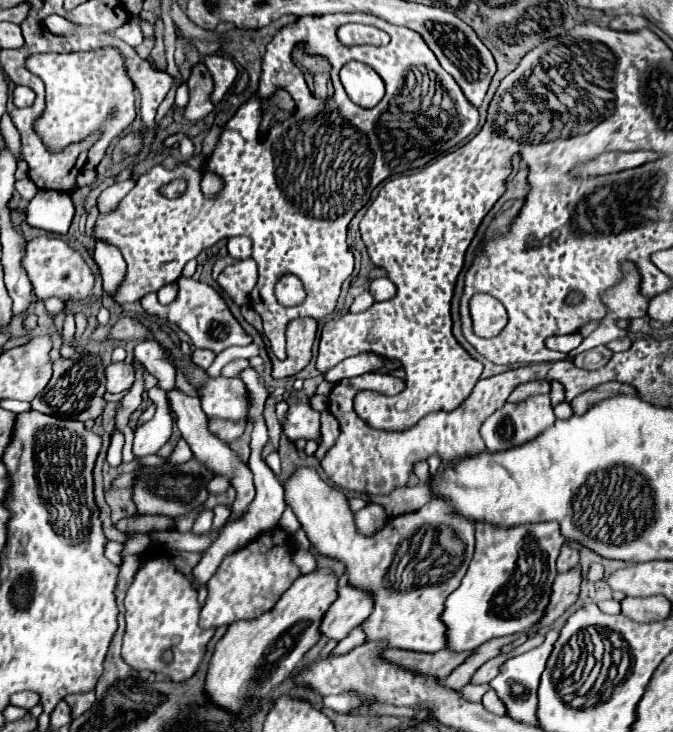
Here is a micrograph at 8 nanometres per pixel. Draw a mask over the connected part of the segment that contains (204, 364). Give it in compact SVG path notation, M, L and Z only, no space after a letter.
M193 349L193 353L191 353L191 361L199 369L207 369L213 363L213 359L215 359L215 355L211 351L207 351L207 349Z

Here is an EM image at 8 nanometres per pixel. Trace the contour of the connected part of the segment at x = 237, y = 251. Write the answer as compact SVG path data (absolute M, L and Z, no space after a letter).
M231 237L227 243L229 255L233 259L249 259L251 257L251 239L247 237Z

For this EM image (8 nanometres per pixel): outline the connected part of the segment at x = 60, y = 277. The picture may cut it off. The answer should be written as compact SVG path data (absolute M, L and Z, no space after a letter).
M35 237L27 243L27 255L23 259L23 267L27 269L27 275L37 289L37 299L45 301L49 297L57 297L65 303L85 299L95 283L95 275L91 267L85 263L81 253L73 247L69 247L59 237Z

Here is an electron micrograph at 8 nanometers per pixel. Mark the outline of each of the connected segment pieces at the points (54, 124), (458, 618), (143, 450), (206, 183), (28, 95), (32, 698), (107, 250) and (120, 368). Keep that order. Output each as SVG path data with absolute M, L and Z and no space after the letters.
M109 46L85 53L39 53L27 59L27 69L41 77L47 91L45 111L33 123L47 151L63 151L99 131L101 137L89 147L85 163L85 169L95 169L105 157L109 143L135 119L135 85L118 48Z
M477 523L475 555L461 585L447 597L441 615L447 625L447 649L477 649L495 637L529 633L545 615L551 585L557 577L555 559L565 543L559 523L529 523L511 529Z
M153 387L153 389L149 389L149 399L157 405L157 413L151 421L147 421L135 429L135 439L133 439L135 457L145 457L145 455L157 453L157 449L161 449L169 441L171 429L173 429L171 409L169 409L165 391L161 391L161 387Z
M213 173L205 175L205 177L203 177L203 181L201 181L201 189L205 191L205 195L207 195L207 197L213 197L221 187L223 187L221 179L219 179L217 175L213 175Z
M15 87L13 91L13 103L15 107L29 107L35 101L35 93L29 87Z
M23 691L23 693L17 693L17 695L11 695L9 697L9 703L11 705L17 705L17 707L23 707L23 709L31 709L39 703L39 695L31 693L31 691Z
M97 241L93 259L95 259L95 263L101 269L105 293L109 297L113 297L117 293L121 281L125 279L125 271L127 271L127 265L125 265L123 255L119 253L117 247L111 247L111 245L103 243L103 241Z
M111 363L107 367L107 391L121 393L131 387L131 379L135 377L133 365L127 363Z

